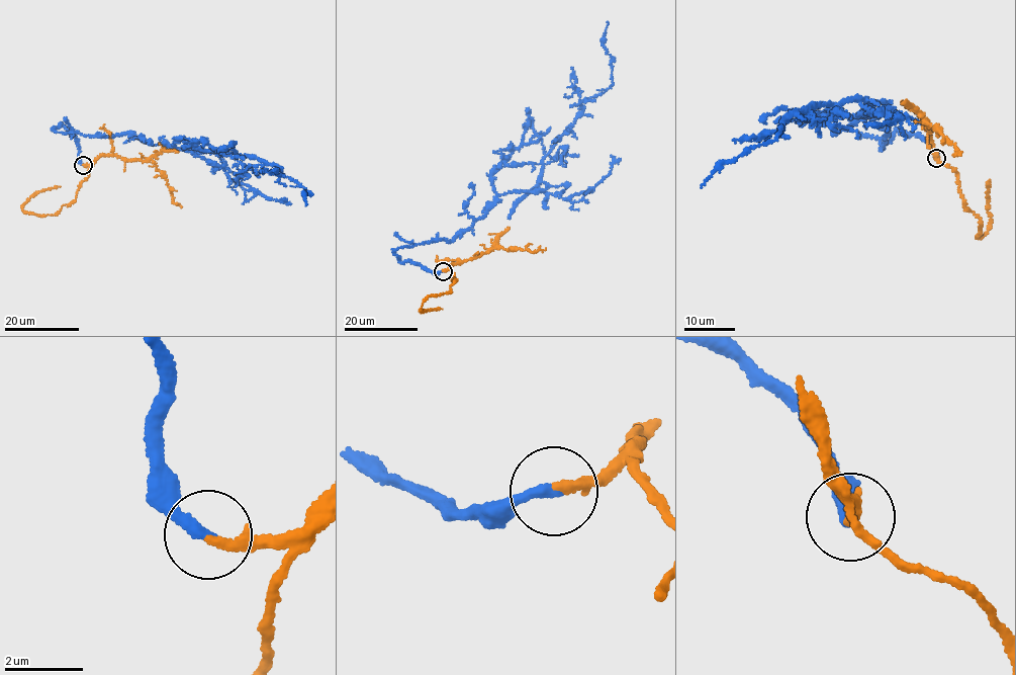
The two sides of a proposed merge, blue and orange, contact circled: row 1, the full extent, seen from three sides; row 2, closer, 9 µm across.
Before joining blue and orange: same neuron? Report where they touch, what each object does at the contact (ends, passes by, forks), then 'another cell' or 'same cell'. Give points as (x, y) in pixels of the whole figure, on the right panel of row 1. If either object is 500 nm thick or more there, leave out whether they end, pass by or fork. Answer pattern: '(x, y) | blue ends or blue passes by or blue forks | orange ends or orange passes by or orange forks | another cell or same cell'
(936, 158) | blue ends | orange ends | same cell

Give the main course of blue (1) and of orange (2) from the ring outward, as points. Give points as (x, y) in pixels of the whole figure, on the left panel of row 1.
1: (83, 164), (74, 136), (53, 129), (127, 133), (221, 167), (225, 152), (250, 155), (310, 193), (306, 205)
2: (83, 165), (90, 167), (89, 173), (70, 204), (55, 215), (22, 211), (22, 204), (37, 192), (60, 186)

